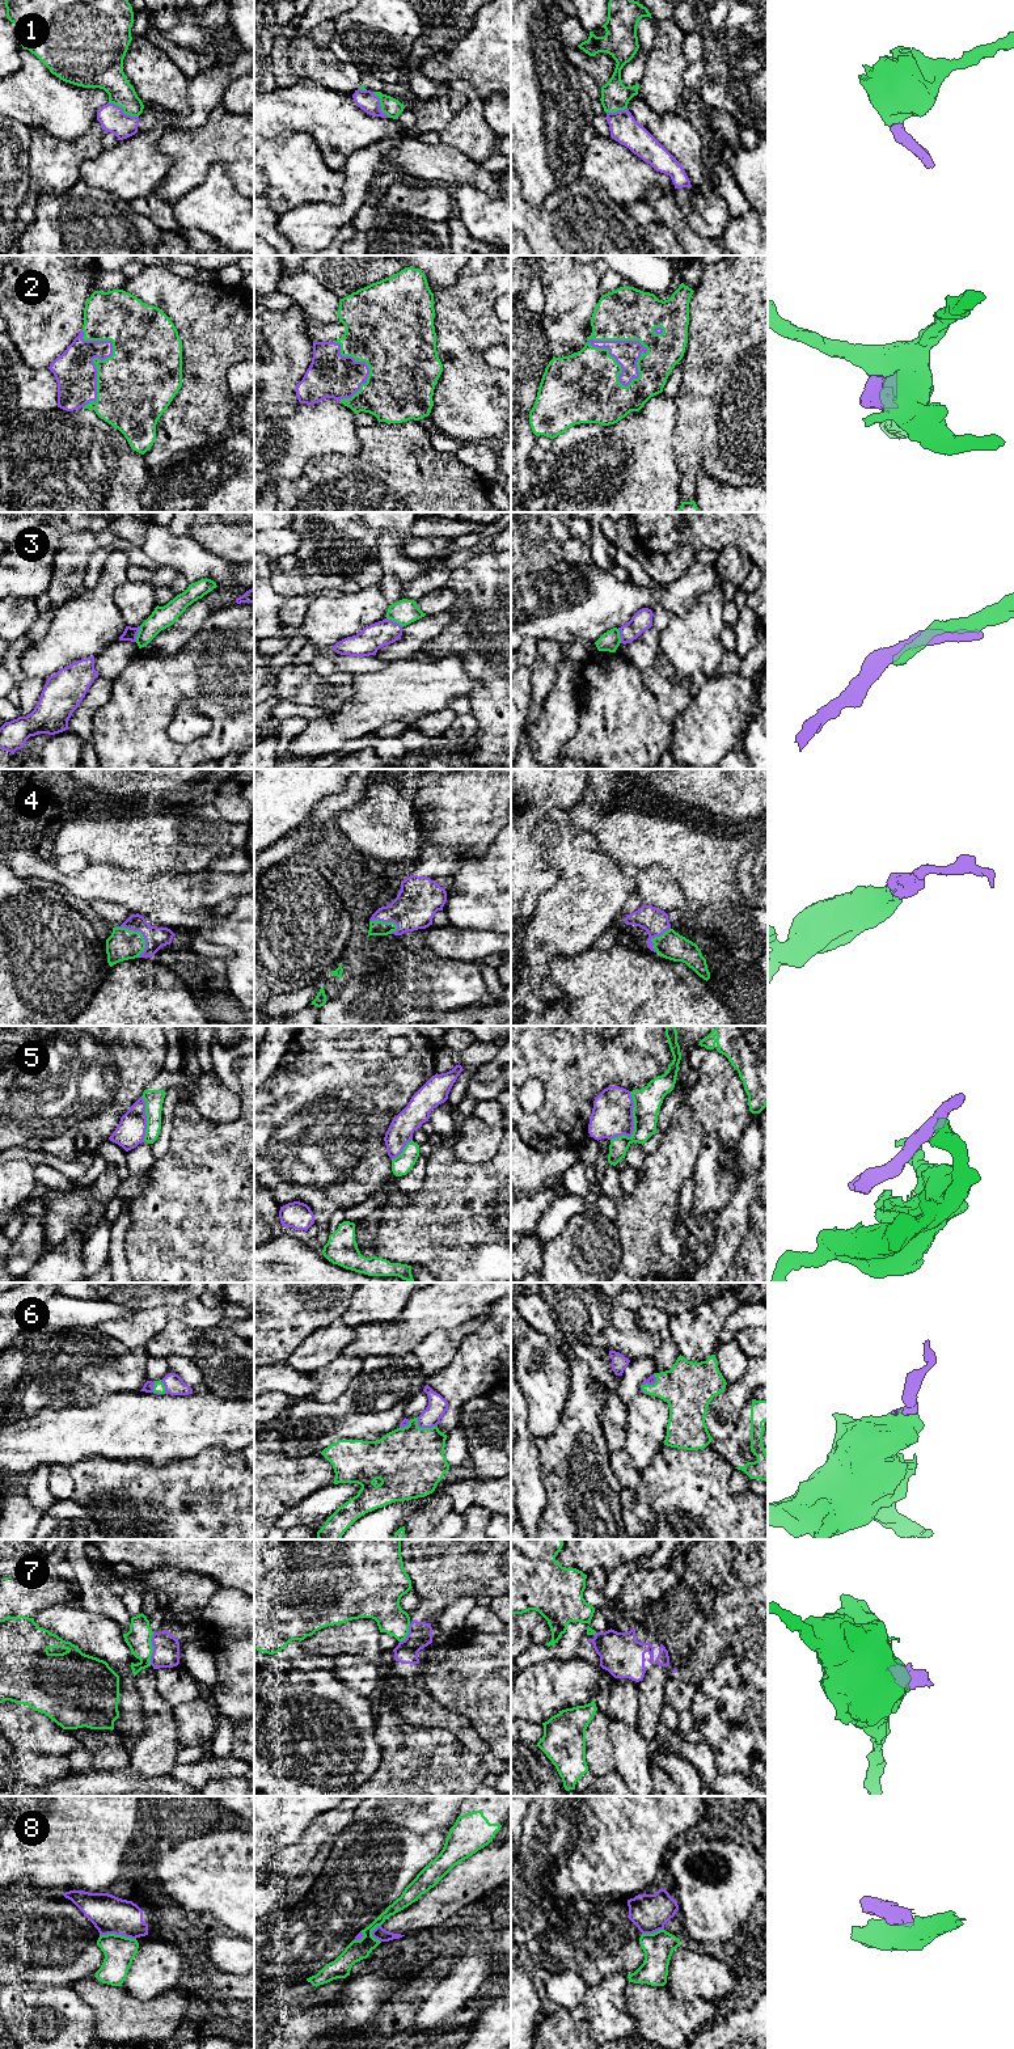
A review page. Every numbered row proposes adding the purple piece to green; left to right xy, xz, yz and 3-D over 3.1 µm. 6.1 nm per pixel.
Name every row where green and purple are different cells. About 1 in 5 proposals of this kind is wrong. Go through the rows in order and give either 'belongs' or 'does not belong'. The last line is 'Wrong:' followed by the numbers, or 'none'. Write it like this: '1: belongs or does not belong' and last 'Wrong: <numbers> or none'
1: belongs
2: belongs
3: does not belong
4: belongs
5: does not belong
6: belongs
7: does not belong
8: does not belong
Wrong: 3, 5, 7, 8

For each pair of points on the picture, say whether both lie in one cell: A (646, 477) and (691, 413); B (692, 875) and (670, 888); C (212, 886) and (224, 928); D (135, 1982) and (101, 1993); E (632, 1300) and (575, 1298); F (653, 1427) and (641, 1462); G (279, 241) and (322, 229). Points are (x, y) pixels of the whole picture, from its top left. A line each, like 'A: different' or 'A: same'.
A: different
B: different
C: different
D: different
E: different
F: same
G: different

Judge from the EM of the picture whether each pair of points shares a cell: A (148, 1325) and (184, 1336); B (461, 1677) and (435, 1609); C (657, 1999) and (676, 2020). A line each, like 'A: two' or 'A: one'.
A: two
B: two
C: one

